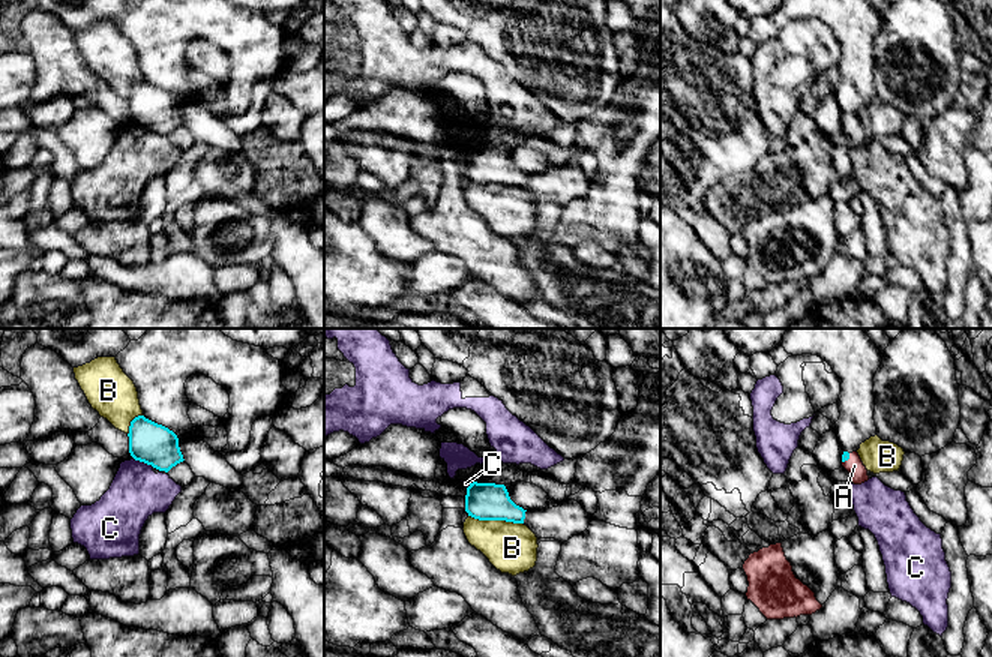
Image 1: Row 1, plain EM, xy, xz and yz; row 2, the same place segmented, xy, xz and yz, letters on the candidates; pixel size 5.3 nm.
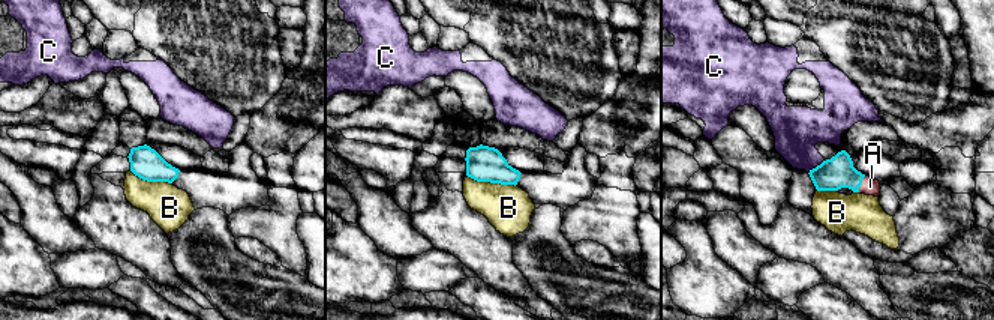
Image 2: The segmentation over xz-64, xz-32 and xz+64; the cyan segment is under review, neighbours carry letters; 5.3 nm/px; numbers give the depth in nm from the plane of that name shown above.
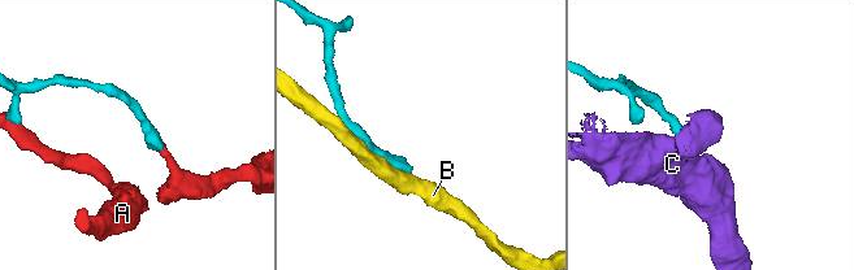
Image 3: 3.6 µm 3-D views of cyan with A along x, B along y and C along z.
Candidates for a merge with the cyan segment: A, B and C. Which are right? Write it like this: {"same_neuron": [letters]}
{"same_neuron": ["A"]}

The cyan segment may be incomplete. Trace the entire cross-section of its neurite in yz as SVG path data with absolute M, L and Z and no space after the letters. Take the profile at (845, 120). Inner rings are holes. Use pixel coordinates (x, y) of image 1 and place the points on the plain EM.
M843 116L842 130L851 138L854 148L861 148L869 144L867 134L863 129L857 116Z

